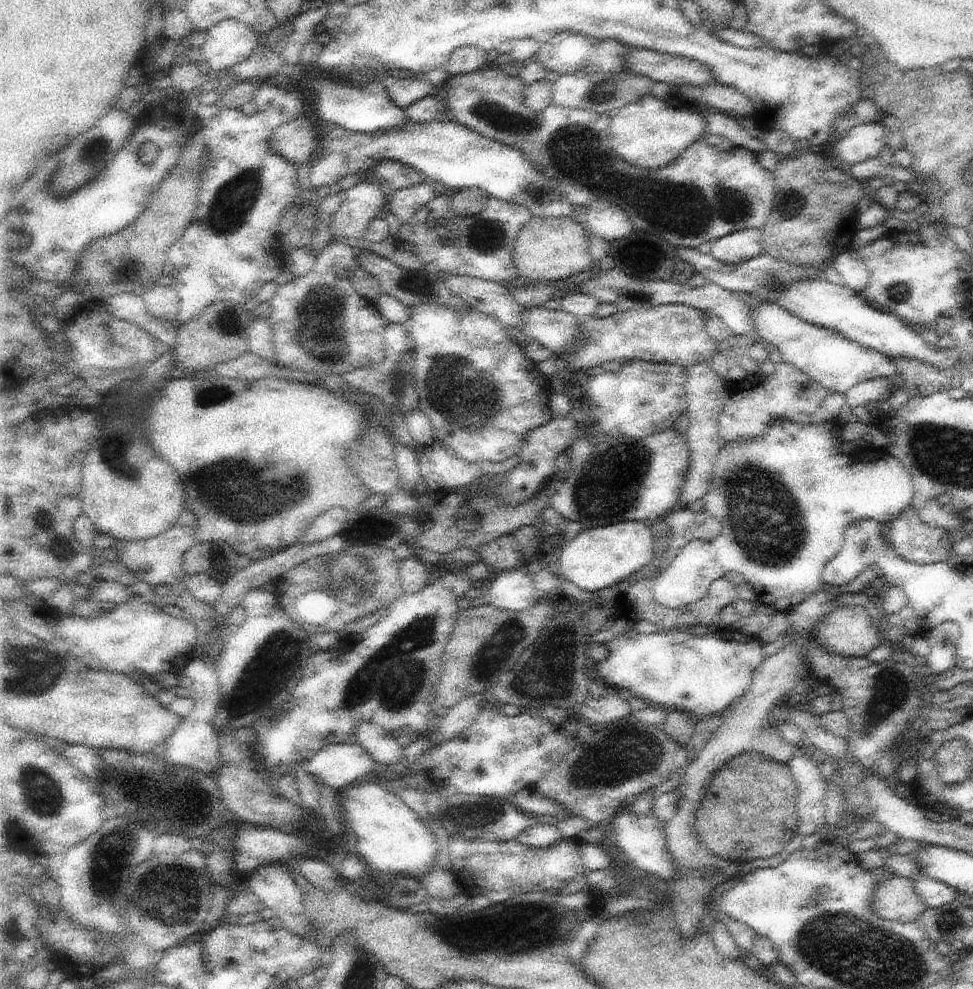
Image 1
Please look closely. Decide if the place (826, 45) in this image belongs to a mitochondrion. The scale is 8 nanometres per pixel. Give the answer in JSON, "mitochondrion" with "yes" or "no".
{"mitochondrion":"no"}

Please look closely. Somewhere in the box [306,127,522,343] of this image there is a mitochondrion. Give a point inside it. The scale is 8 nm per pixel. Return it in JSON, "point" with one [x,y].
{"point":[485,237]}

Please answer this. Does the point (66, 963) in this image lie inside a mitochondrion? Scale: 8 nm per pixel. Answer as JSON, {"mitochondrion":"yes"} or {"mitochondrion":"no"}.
{"mitochondrion":"no"}

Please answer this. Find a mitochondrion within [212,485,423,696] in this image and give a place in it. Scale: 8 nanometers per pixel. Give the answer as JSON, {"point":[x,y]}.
{"point":[381,523]}

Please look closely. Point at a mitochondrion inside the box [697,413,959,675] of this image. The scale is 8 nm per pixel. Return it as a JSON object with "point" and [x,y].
{"point":[766,523]}

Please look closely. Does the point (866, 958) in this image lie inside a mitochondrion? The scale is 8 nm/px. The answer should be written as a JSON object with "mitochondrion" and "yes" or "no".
{"mitochondrion":"yes"}

